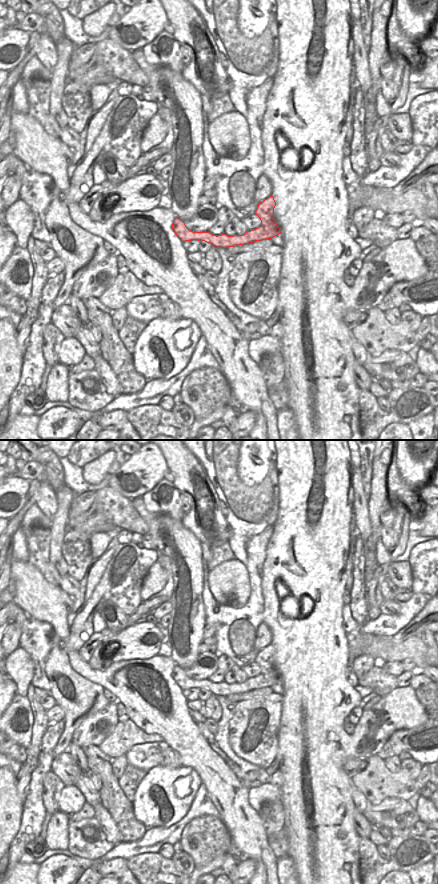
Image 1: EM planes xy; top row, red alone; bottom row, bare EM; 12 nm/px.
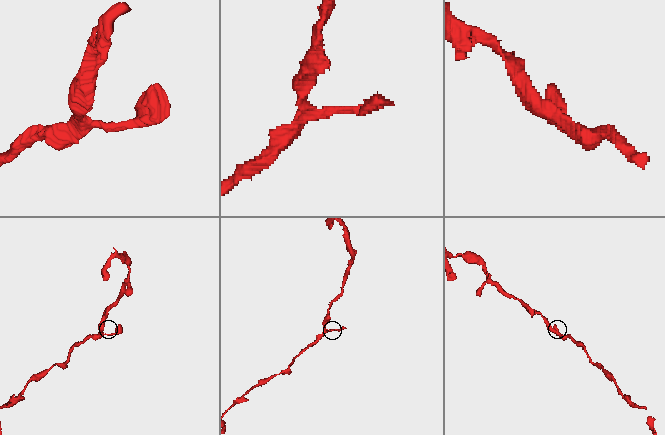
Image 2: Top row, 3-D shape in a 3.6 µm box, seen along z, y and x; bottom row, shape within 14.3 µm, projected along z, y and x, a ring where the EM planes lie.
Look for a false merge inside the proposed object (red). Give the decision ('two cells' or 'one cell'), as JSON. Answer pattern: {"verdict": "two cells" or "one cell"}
{"verdict": "one cell"}

